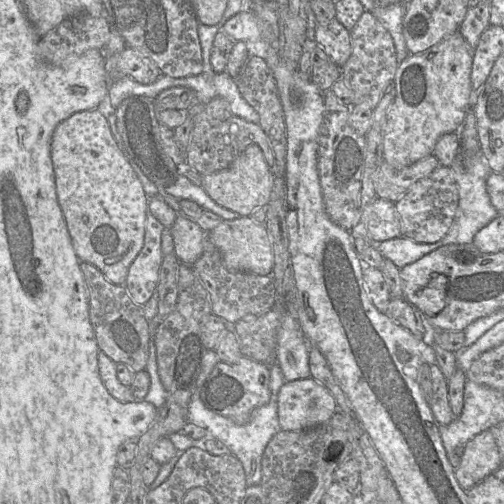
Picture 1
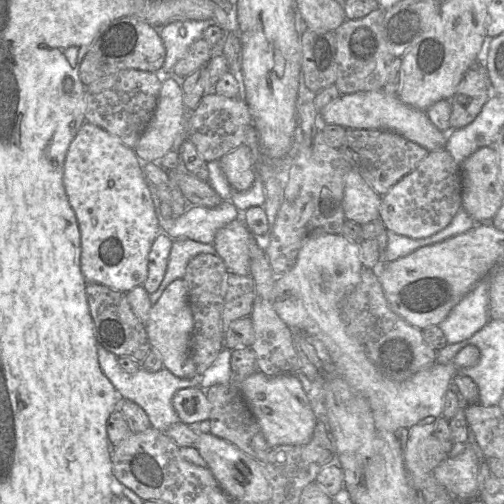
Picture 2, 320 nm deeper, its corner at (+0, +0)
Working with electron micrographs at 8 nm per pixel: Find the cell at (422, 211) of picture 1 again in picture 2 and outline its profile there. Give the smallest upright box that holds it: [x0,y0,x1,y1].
[379,148,461,239]

